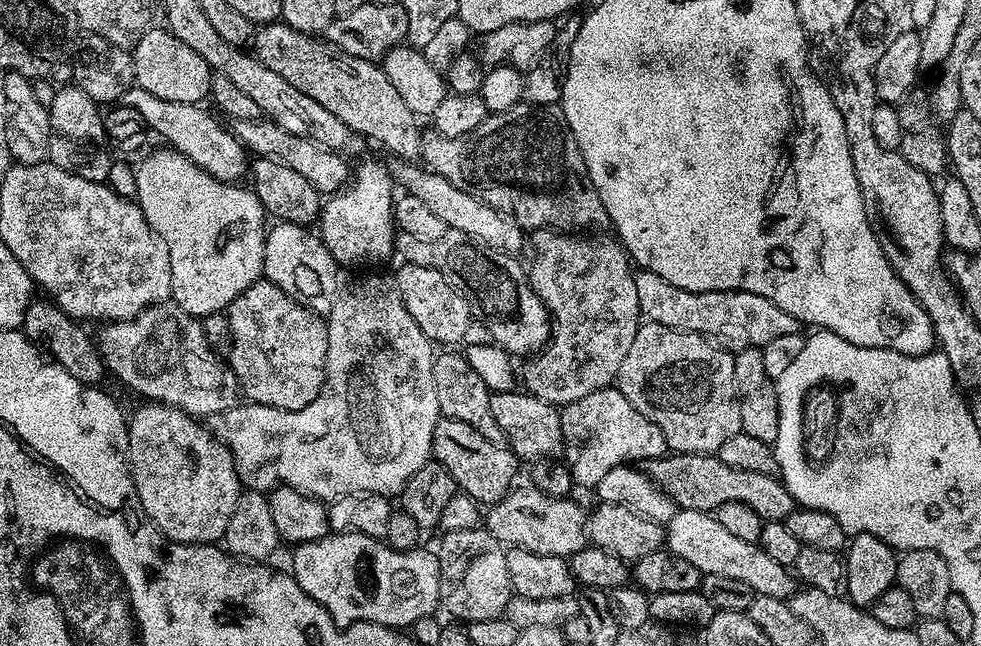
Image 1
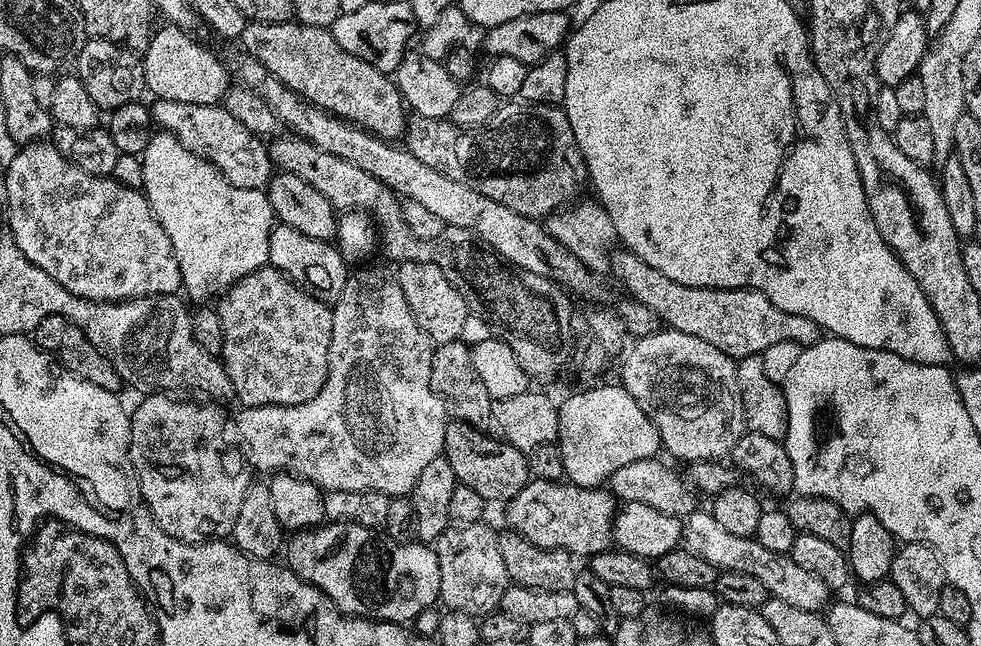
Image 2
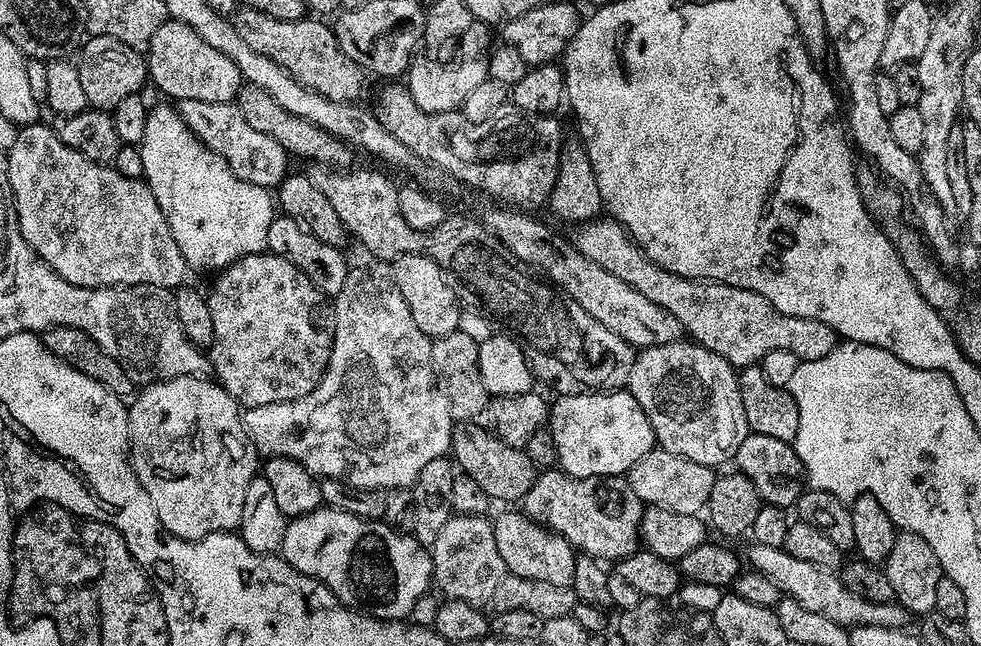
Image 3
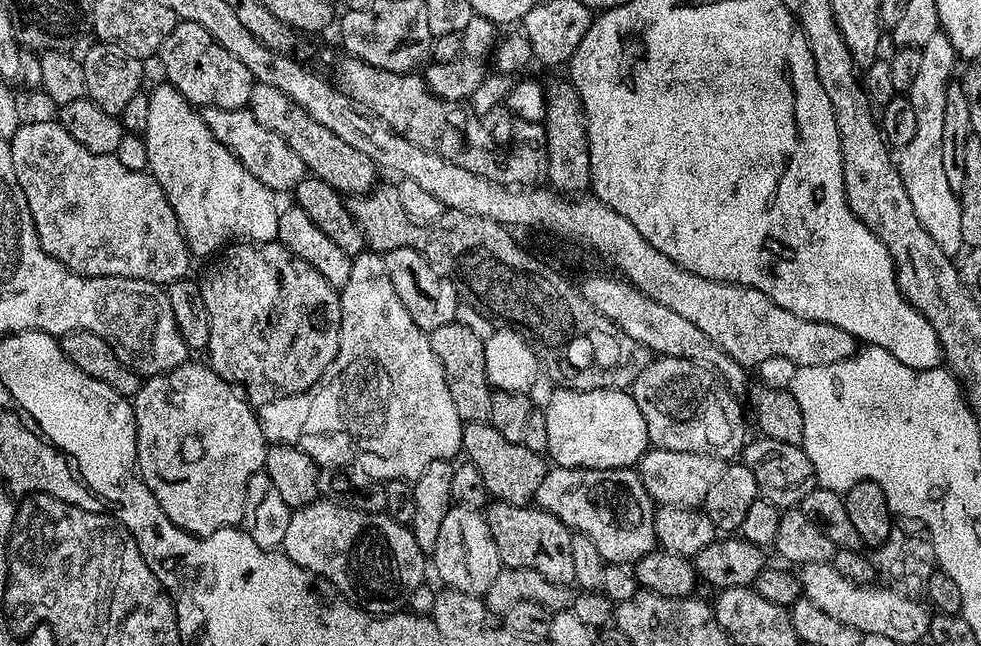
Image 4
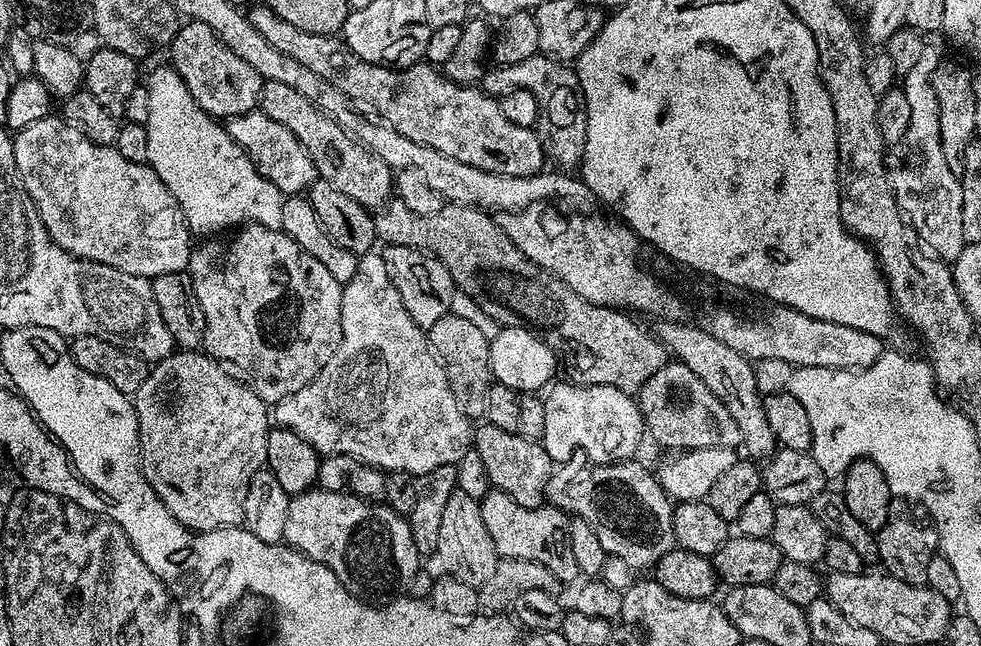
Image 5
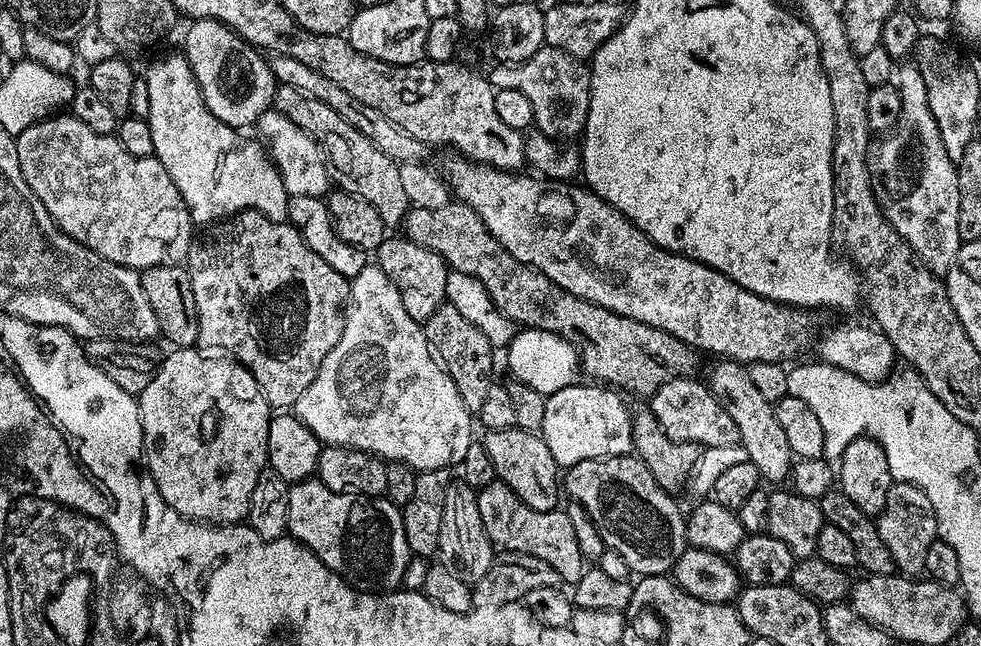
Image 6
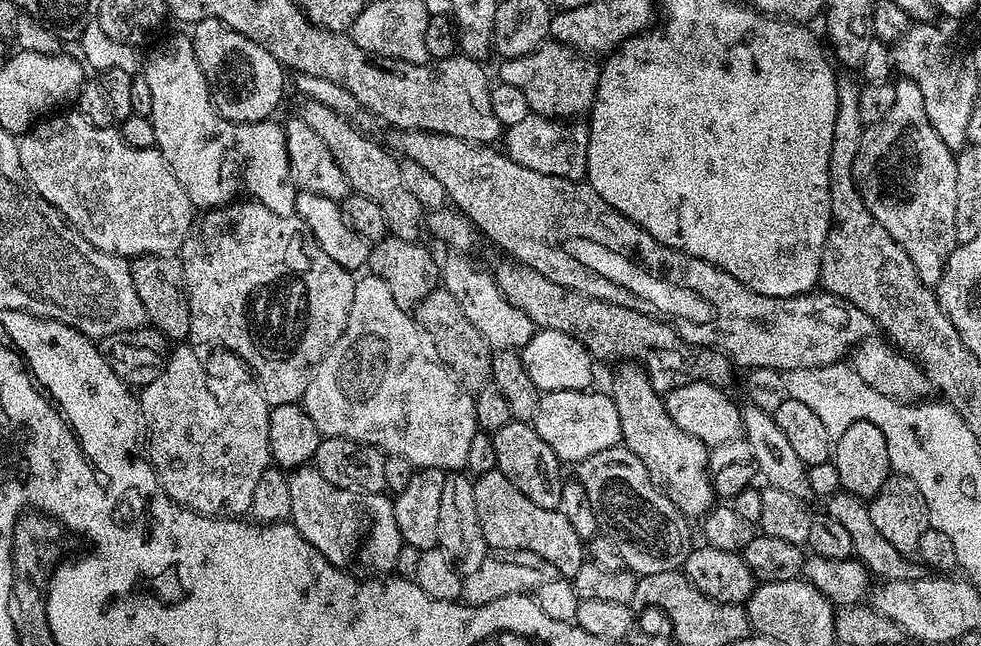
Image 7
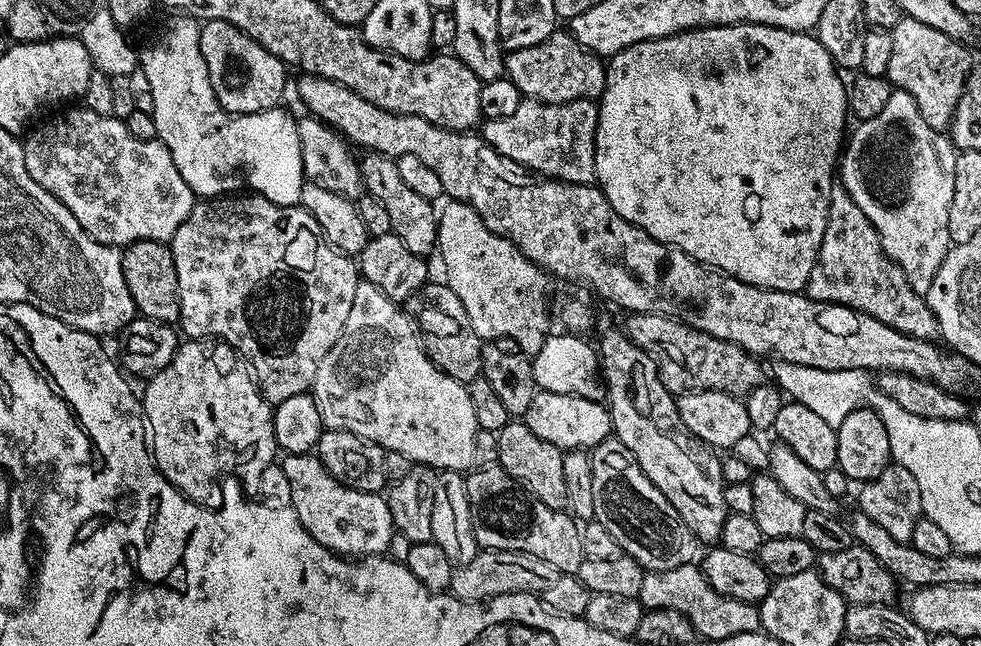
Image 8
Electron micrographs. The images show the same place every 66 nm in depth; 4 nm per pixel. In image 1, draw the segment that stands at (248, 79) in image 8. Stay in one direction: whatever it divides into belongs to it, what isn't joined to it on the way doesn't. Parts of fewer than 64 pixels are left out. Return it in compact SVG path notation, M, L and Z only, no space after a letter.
M163 27L160 28L149 28L148 33L140 39L134 49L136 84L142 90L154 94L154 98L166 102L199 105L204 102L200 100L207 101L214 79L212 68L198 54L194 54L194 50L186 46L186 42L182 42L174 33Z

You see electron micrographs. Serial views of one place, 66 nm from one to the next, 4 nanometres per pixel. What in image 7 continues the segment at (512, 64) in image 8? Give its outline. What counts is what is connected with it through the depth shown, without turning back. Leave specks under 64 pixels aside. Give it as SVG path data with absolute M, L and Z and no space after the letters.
M543 42L532 52L521 57L501 59L499 83L515 86L526 94L529 109L537 116L571 121L579 112L587 113L596 100L596 87L600 81L600 68L592 64L587 55L565 44Z

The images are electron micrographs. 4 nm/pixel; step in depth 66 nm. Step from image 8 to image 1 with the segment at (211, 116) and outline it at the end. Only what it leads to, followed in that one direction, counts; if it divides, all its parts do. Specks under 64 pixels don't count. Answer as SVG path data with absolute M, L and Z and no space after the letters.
M153 151L143 161L144 169L141 167L138 172L138 194L135 201L143 208L146 222L152 225L168 247L174 281L172 300L182 306L186 314L207 318L230 309L252 284L261 279L264 270L266 213L256 193L247 187L215 180L181 152L164 151L168 152Z

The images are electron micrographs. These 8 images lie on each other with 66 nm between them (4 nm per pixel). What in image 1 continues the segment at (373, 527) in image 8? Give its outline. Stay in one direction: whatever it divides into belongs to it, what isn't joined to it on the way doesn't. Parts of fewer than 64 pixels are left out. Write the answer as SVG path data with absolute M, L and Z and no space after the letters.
M337 532L324 536L314 543L299 544L292 556L290 574L306 590L314 602L318 602L330 614L330 618L341 630L354 624L381 624L397 630L411 629L420 618L433 615L441 607L440 602L440 557L435 551L399 552L389 548L373 536L357 532Z

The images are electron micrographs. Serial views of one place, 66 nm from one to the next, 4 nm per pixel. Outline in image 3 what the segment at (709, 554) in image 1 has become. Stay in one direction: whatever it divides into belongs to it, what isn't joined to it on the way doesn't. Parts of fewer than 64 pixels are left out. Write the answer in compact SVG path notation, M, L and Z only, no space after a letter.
M755 542L749 543L748 560L753 569L766 578L770 578L778 586L783 595L794 598L794 602L802 602L806 610L814 610L814 614L822 614L822 618L830 618L845 626L869 624L870 626L886 626L887 628L904 628L910 613L900 604L879 604L866 598L858 598L846 590L839 575L831 568L814 566L814 562L802 562L802 558L794 558L785 548L762 546Z

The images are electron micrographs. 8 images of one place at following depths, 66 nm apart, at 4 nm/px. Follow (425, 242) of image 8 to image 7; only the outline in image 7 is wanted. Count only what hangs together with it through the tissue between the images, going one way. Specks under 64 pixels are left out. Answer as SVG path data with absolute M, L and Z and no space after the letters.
M305 99L303 103L298 112L298 119L306 122L306 126L310 126L310 130L314 130L314 134L318 134L326 142L326 146L340 164L340 169L346 174L349 189L382 206L382 214L386 214L386 226L391 235L403 240L419 241L422 225L426 220L426 209L402 183L401 161L387 147L384 149L382 145L375 144L370 137L363 136L356 129L359 127L355 123L330 110L330 106L322 106L322 102L309 99Z

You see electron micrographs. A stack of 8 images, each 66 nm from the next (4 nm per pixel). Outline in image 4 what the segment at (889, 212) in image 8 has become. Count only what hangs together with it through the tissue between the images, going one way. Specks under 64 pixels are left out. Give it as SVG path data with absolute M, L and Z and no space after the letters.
M939 31L920 49L922 62L918 66L918 74L914 77L914 86L906 93L908 101L914 106L914 114L918 121L918 134L898 152L900 177L906 186L906 194L910 198L910 206L914 206L914 214L918 222L938 242L946 255L955 257L959 248L965 247L962 238L962 210L957 192L951 189L950 181L942 167L942 133L946 115L946 94L950 87L948 79L958 63L958 55L944 32Z

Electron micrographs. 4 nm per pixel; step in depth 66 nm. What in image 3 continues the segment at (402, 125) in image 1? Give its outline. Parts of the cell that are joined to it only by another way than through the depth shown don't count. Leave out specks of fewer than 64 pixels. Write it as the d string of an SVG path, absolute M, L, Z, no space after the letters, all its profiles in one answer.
M241 7L235 13L234 23L239 36L244 39L250 47L262 54L265 58L270 58L273 62L278 62L282 70L286 70L302 86L310 90L318 90L318 94L326 94L334 102L346 102L351 104L359 101L360 95L364 92L364 79L366 73L364 69L350 58L338 46L335 31L323 24L323 19L305 18L303 20L283 20L262 14L262 10Z

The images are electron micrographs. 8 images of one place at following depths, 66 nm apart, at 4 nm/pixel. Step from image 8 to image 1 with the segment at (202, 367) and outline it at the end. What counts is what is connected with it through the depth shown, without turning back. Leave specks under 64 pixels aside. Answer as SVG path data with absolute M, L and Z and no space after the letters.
M148 402L143 406L145 408L136 417L131 417L128 426L128 459L144 513L173 544L216 544L223 541L242 495L232 449L223 439L215 440L200 425L203 423L197 417L188 416L168 404Z

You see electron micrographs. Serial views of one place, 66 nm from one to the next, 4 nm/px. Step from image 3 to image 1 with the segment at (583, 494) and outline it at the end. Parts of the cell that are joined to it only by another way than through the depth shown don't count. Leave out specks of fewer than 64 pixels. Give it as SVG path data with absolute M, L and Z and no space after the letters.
M525 486L517 487L491 505L486 512L486 527L492 537L508 548L530 550L534 554L571 558L586 546L588 516L586 508L575 504L575 499L547 496L542 490Z

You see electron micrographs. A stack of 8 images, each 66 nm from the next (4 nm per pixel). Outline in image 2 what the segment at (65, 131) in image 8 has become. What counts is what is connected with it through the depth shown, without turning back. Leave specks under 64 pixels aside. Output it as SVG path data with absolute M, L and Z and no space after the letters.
M51 142L23 145L3 171L4 192L8 195L6 223L14 242L58 286L66 286L78 298L97 302L167 296L181 291L178 258L172 254L170 238L166 238L166 230L162 230L141 189L122 186L111 176L95 176L74 166Z

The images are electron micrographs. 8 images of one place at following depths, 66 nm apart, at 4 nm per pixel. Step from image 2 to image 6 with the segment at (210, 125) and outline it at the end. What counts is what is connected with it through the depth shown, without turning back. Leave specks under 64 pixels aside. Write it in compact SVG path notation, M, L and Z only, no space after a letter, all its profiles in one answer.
M269 110L257 118L254 131L257 132L255 135L260 143L266 146L266 151L282 178L282 186L286 186L289 196L327 197L330 181L324 161L324 151L313 136L302 130L302 126L294 126L294 122L286 118L286 114Z

